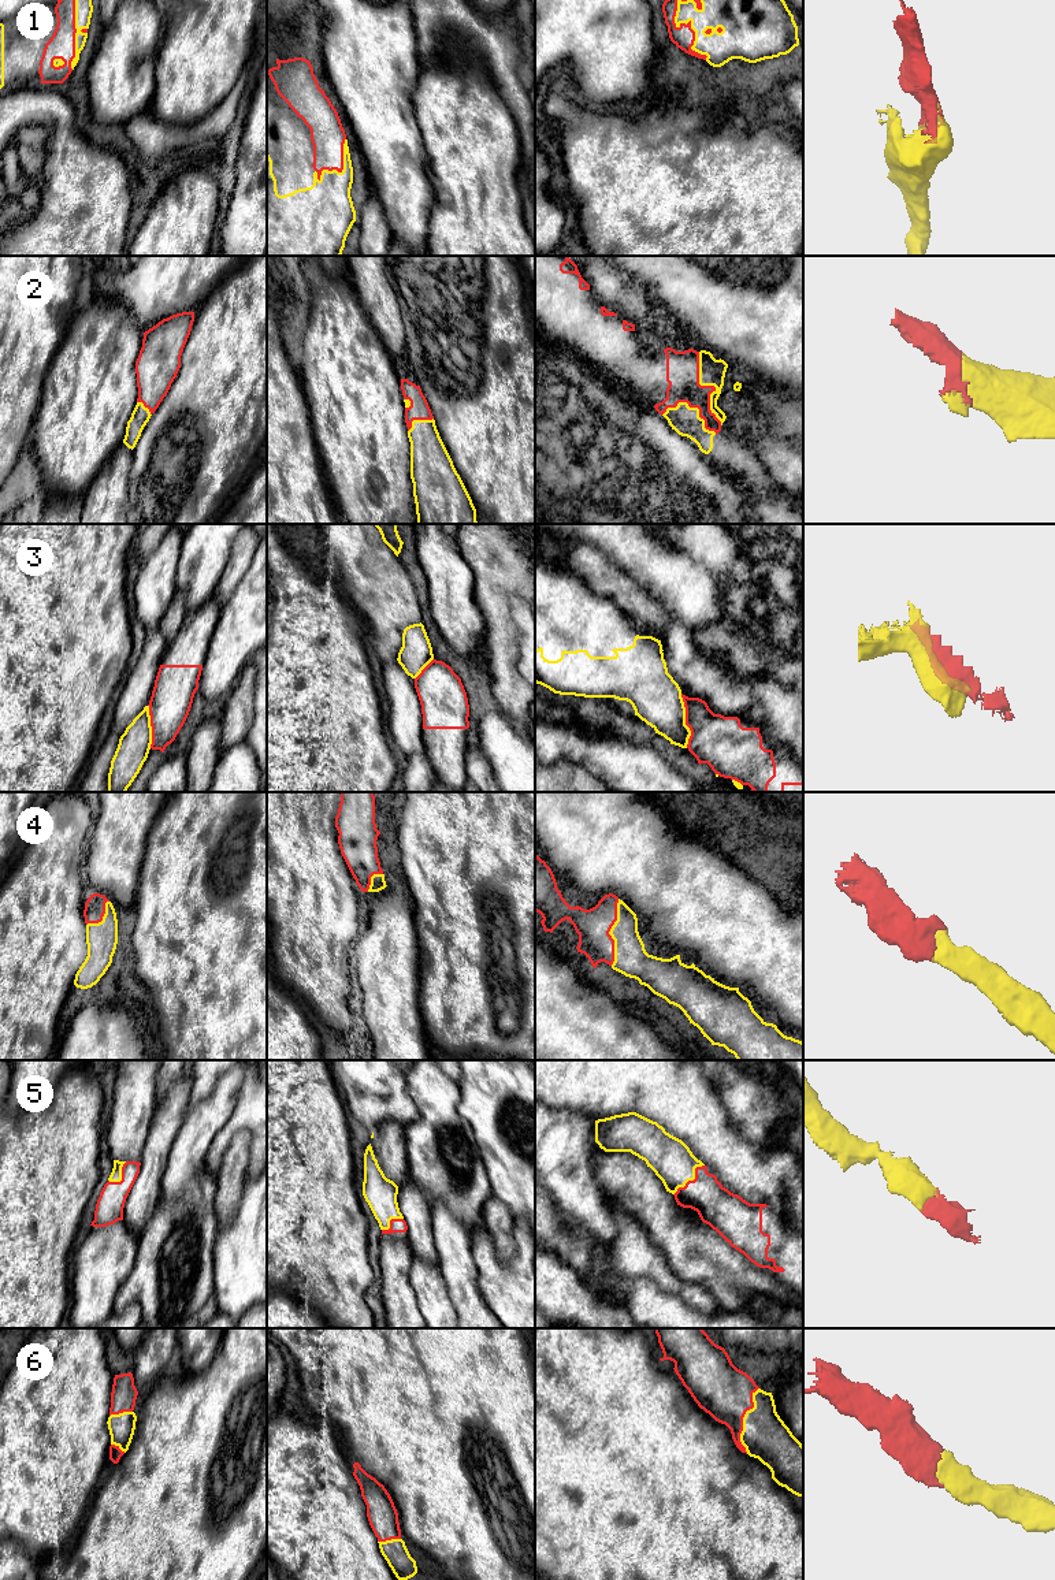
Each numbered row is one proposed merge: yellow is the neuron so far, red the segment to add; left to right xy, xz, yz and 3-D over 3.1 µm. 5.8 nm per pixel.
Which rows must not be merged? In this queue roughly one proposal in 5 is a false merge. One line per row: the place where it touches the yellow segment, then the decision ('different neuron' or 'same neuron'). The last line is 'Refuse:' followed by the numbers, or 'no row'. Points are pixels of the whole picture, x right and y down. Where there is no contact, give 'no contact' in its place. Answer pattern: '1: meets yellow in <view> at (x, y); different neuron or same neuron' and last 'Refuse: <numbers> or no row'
1: meets yellow in yz at (691, 26); same neuron
2: meets yellow in yz at (710, 385); same neuron
3: meets yellow in yz at (684, 721); different neuron
4: meets yellow in yz at (609, 932); same neuron
5: meets yellow in yz at (691, 1179); same neuron
6: meets yellow in yz at (743, 1420); same neuron
Refuse: 3

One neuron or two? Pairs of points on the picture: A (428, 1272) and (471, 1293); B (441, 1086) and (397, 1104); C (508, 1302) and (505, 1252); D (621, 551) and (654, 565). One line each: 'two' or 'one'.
A: two
B: two
C: two
D: one

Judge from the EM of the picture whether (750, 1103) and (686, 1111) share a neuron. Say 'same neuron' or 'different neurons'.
different neurons

